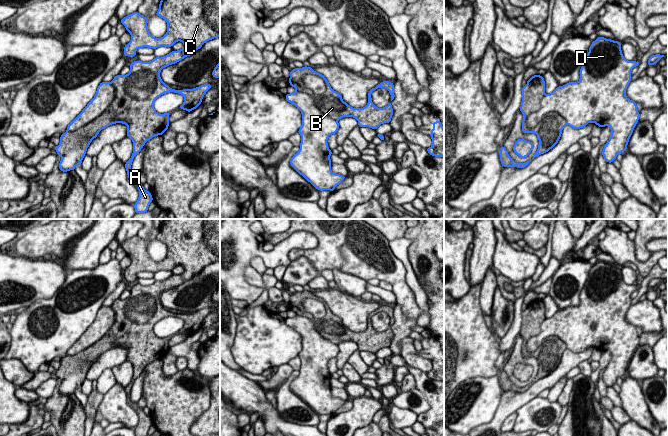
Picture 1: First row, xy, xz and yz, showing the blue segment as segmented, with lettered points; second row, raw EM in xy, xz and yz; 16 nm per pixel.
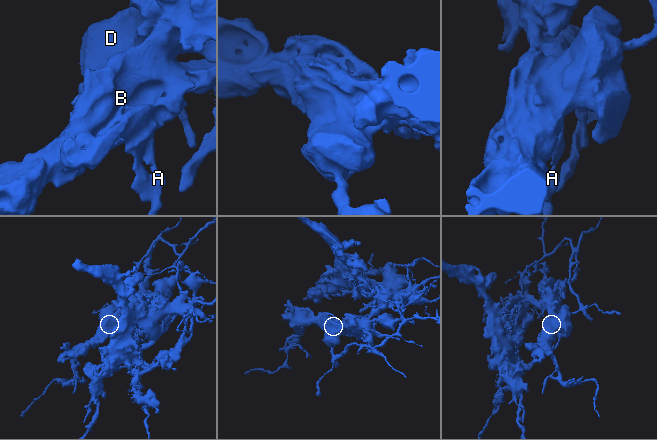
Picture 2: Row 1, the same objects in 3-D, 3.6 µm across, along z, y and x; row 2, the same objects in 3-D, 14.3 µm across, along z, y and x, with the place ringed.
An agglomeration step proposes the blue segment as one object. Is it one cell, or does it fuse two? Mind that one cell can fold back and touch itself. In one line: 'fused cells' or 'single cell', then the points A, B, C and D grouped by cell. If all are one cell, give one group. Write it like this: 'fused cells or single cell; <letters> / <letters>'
fused cells; A B C / D

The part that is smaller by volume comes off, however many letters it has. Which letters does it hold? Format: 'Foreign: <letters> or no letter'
Foreign: D

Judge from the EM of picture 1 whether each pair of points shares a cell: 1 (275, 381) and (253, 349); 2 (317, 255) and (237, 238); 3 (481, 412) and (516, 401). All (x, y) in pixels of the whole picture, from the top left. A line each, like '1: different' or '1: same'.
1: different
2: different
3: different

